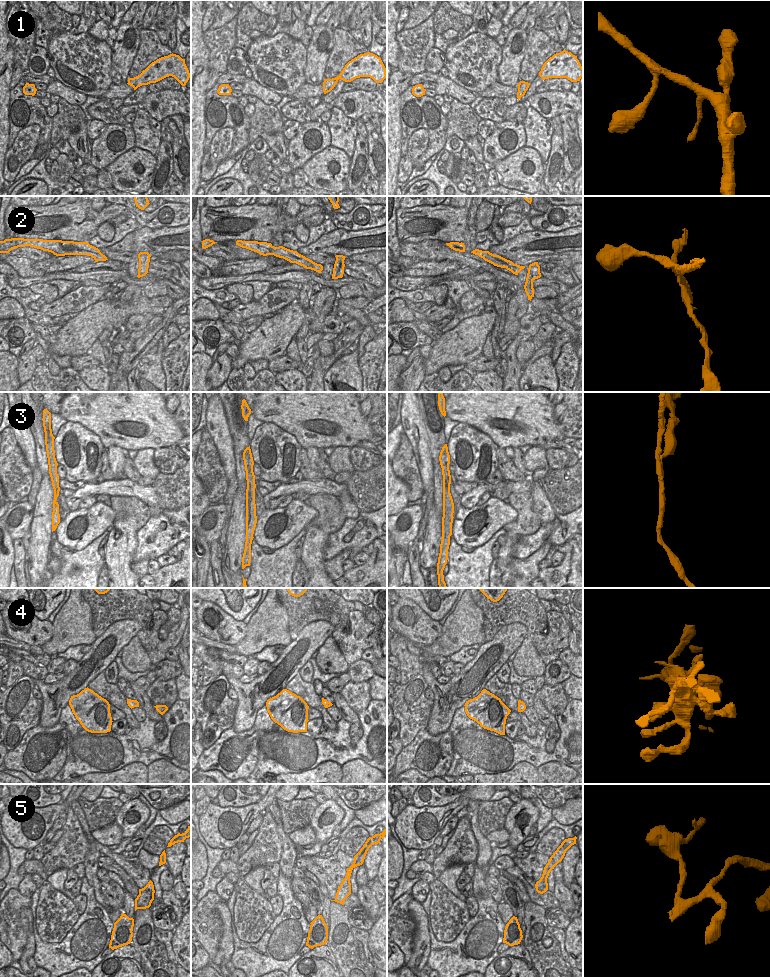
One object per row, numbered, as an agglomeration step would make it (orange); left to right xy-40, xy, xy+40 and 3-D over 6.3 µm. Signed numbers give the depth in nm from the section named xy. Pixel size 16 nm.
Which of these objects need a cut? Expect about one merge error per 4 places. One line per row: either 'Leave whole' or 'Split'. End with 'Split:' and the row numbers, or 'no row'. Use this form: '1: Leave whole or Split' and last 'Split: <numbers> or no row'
1: Leave whole
2: Split
3: Split
4: Leave whole
5: Split
Split: 2, 3, 5.

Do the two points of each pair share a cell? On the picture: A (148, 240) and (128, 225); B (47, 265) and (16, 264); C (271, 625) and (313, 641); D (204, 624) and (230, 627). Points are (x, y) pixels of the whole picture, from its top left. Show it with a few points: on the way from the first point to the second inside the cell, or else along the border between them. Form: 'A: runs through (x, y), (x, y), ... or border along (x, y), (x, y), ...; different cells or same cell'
A: border along (140, 226), (115, 242); different cells
B: border along (31, 264), (34, 269), (42, 269), (46, 273); different cells
C: runs through (281, 635), (288, 642), (296, 642), (303, 638); same cell
D: runs through (210, 628), (213, 630), (216, 627), (224, 627); same cell

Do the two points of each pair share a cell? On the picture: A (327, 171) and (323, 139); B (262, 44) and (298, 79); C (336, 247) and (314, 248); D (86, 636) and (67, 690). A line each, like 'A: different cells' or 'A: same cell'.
A: different cells
B: same cell
C: same cell
D: same cell

